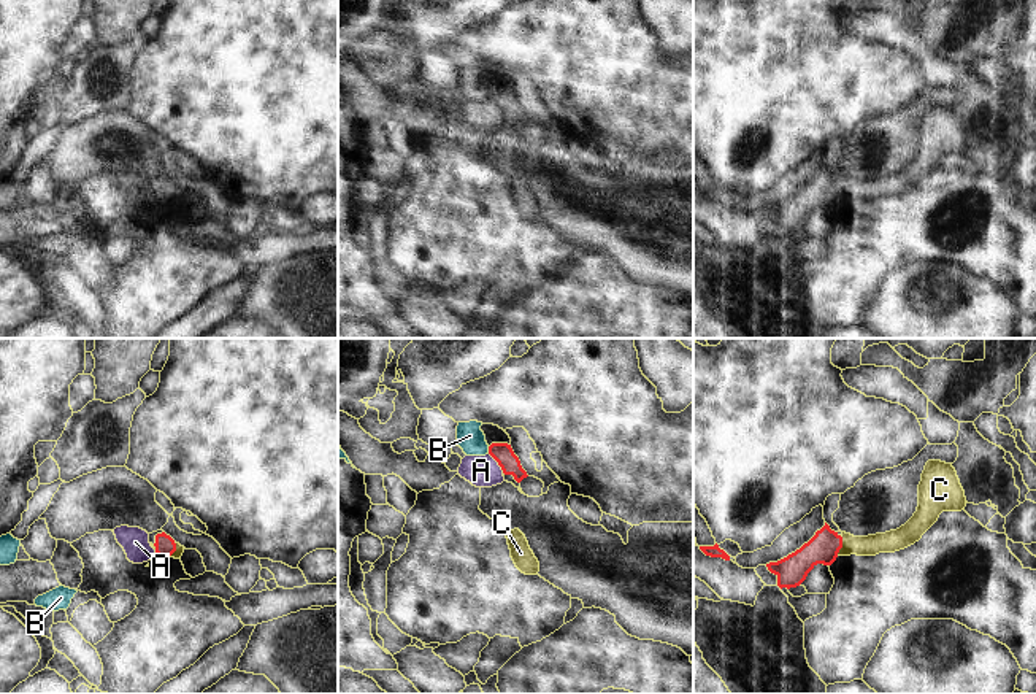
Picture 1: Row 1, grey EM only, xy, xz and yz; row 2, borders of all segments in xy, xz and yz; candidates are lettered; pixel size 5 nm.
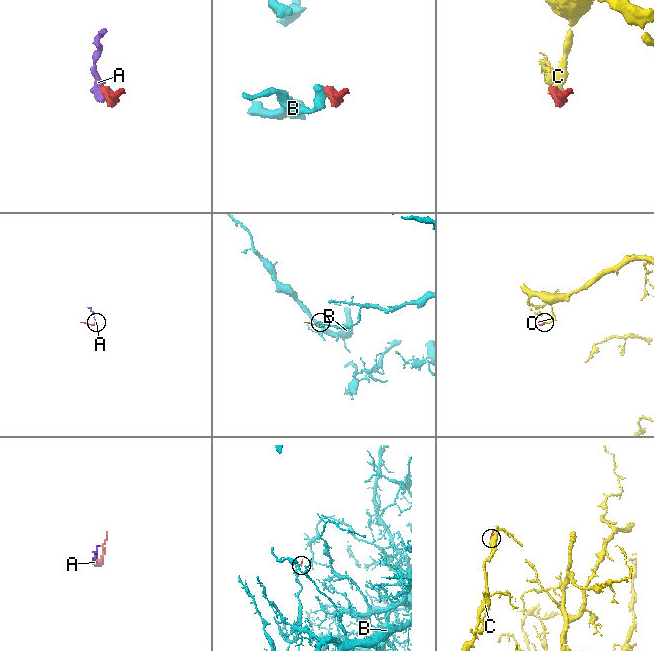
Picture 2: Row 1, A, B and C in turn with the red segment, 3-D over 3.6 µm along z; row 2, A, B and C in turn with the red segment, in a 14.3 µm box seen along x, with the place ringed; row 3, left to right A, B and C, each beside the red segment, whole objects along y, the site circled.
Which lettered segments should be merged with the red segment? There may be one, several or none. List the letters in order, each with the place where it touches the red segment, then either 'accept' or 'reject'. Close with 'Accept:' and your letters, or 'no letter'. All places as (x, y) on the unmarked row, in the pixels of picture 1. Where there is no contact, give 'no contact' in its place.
A: contact xz (497, 105); reject
B: contact xz (489, 94); reject
C: contact yz (841, 189); accept
Accept: C

